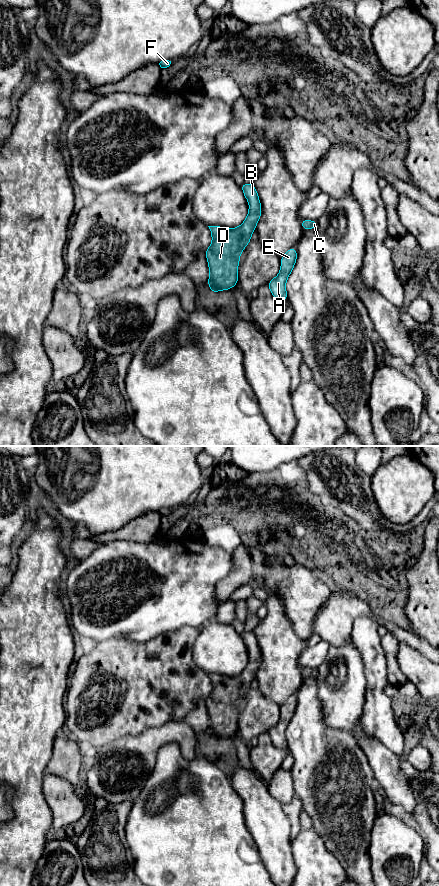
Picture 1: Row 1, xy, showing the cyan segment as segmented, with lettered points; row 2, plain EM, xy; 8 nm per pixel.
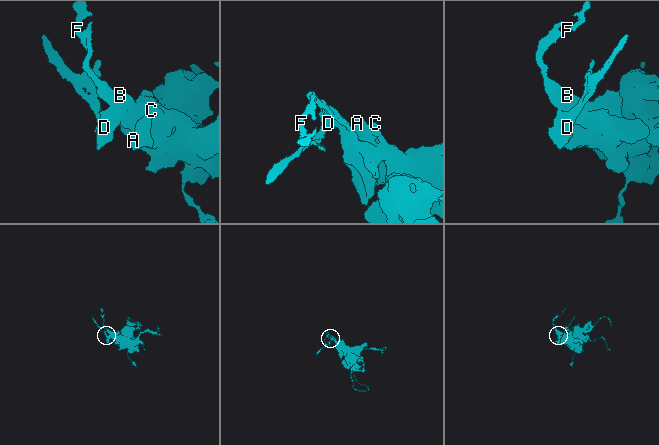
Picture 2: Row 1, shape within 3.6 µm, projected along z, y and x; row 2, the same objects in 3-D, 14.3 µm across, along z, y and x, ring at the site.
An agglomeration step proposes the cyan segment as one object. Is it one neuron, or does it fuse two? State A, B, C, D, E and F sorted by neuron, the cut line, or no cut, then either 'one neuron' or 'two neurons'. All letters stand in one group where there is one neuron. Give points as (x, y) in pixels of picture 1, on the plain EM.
A B C D E F; no cut; one neuron

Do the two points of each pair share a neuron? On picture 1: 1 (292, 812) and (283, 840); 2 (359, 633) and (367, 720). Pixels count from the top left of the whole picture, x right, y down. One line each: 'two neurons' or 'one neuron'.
1: two neurons
2: one neuron

